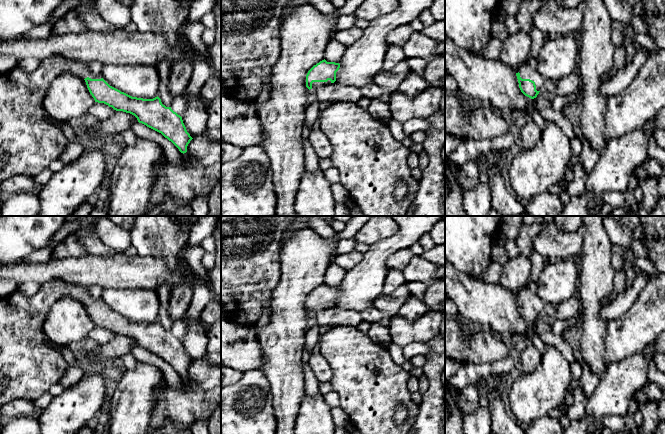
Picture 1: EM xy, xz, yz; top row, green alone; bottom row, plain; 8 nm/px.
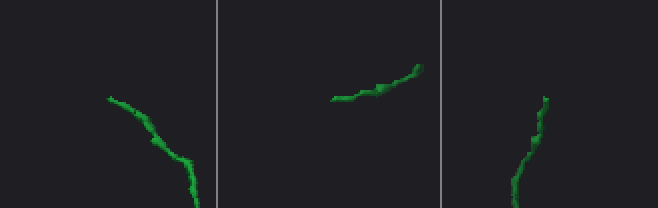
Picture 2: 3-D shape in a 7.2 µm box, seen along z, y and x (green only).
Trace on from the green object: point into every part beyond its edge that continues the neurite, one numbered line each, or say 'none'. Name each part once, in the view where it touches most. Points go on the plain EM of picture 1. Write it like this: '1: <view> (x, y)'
1: yz (528, 294)

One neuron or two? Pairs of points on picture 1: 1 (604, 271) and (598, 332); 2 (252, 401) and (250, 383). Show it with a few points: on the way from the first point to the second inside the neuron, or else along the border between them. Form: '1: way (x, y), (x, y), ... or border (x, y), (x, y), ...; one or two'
1: way (595, 286), (593, 289), (593, 317); one
2: way (252, 397), (252, 387); one

